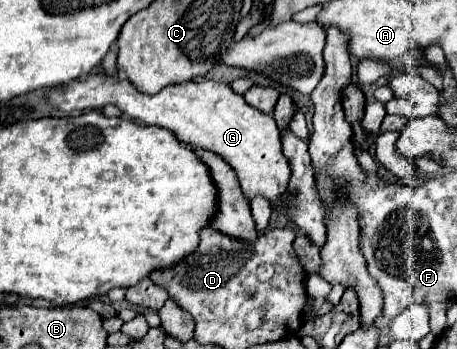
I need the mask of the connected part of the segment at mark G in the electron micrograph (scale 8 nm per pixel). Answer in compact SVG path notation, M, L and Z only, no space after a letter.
M98 73L58 87L48 95L48 99L54 107L66 113L74 109L102 109L104 105L112 103L124 113L124 117L132 121L166 127L190 147L218 153L218 157L222 157L238 175L242 193L250 201L254 197L264 197L270 203L272 211L276 211L276 207L288 193L288 181L292 171L286 155L282 153L280 135L276 133L280 129L274 117L270 113L262 113L250 107L238 93L230 89L228 83L200 79L164 87L156 95L146 95L138 93L138 89L134 89L134 85L126 79L104 77L102 73Z

